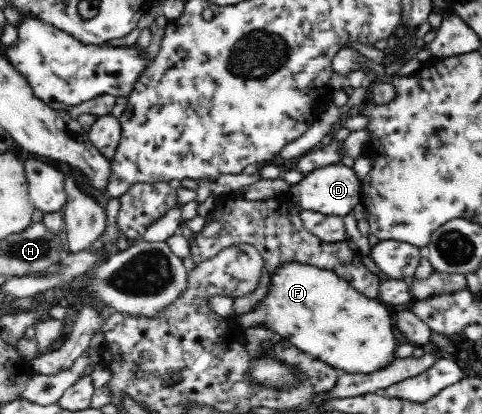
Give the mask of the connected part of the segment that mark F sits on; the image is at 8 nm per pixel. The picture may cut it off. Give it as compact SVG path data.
M284 262L270 275L266 294L251 311L238 316L237 322L244 329L264 326L278 339L288 341L302 352L341 372L366 374L387 367L393 361L394 348L404 342L393 326L391 316L391 307L376 298L368 298L335 272L300 262Z

